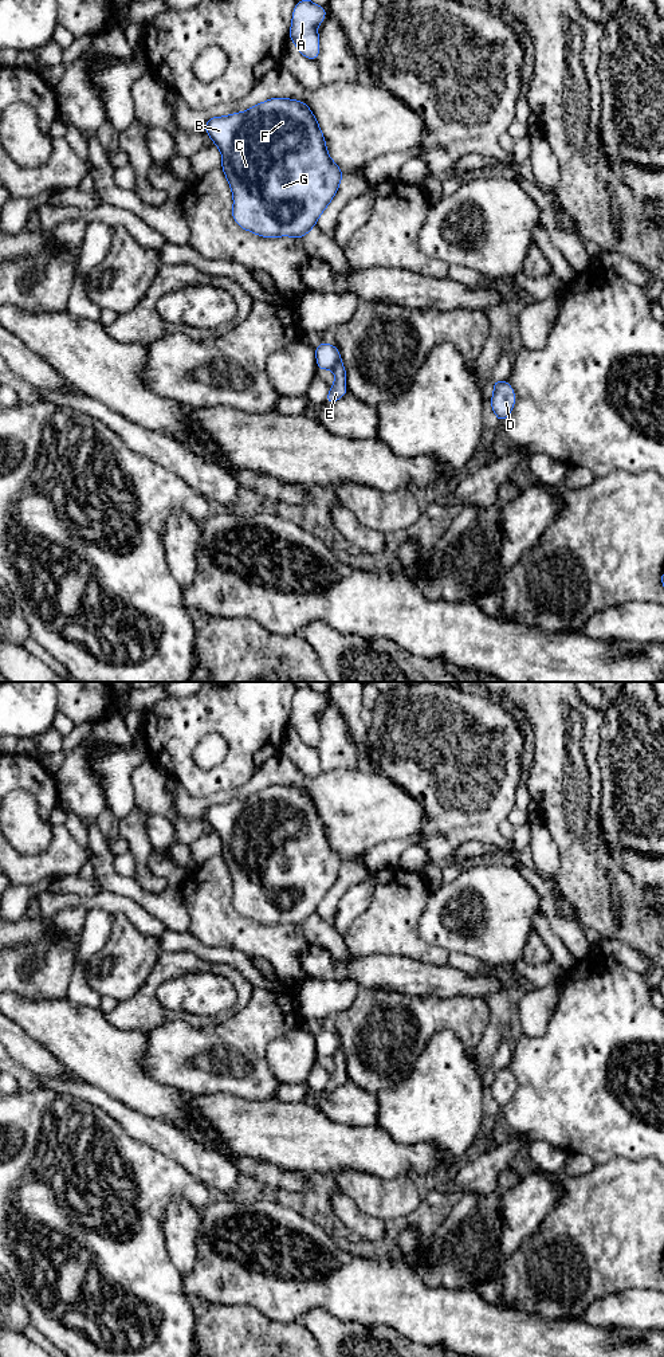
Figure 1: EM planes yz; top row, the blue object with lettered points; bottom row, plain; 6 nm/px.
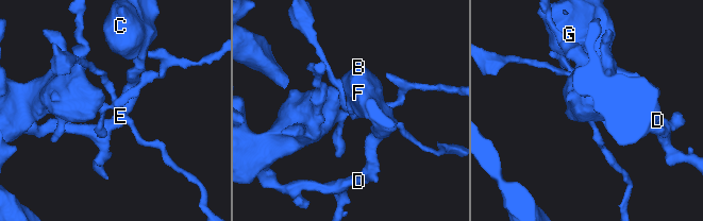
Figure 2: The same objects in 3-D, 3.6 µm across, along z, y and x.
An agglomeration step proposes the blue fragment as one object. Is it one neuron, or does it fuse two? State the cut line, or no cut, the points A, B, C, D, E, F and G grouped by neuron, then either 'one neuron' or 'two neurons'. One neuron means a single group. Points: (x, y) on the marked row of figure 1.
yz (340, 357), (332, 368) | A B C D F G / E | two neurons

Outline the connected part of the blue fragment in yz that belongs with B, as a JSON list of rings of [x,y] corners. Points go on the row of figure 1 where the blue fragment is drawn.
[[[271,98],[243,113],[209,118],[204,129],[221,153],[221,169],[233,195],[232,217],[245,231],[262,238],[292,236],[302,239],[333,200],[343,176],[330,158],[323,133],[310,107],[287,98]]]

